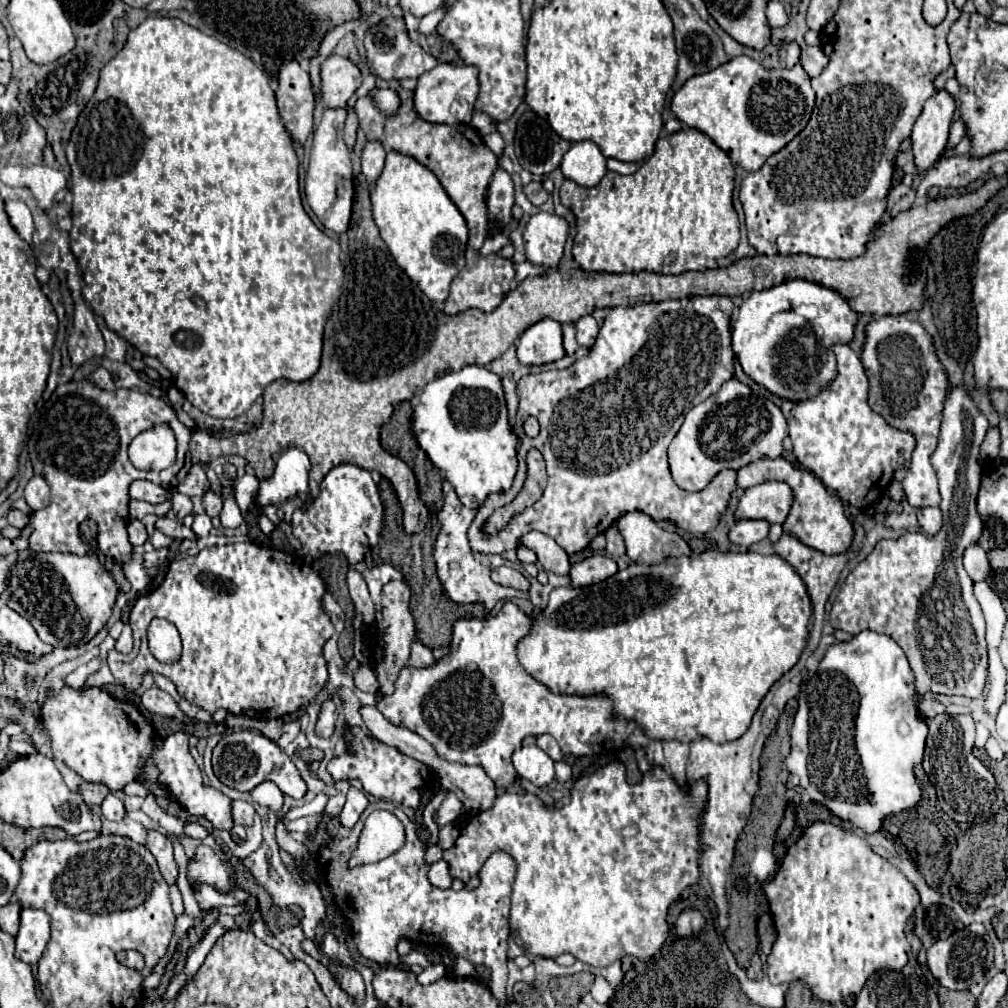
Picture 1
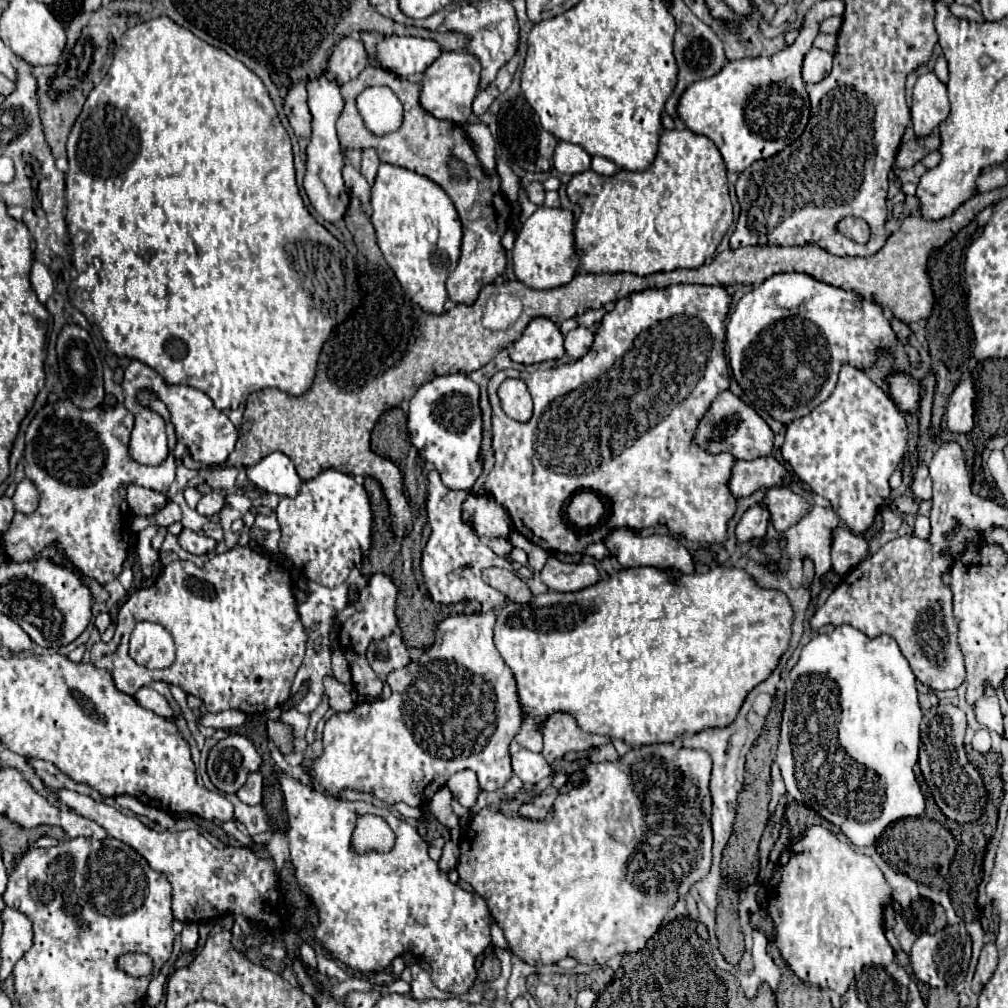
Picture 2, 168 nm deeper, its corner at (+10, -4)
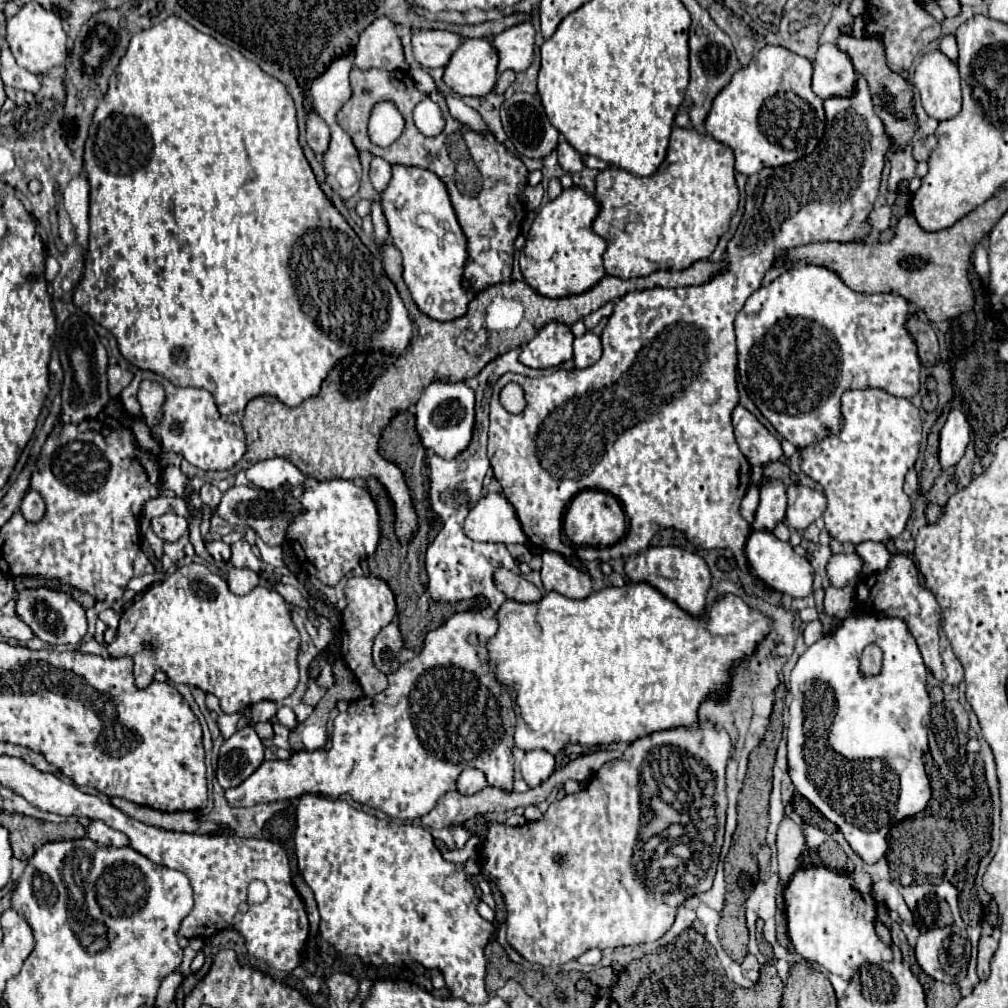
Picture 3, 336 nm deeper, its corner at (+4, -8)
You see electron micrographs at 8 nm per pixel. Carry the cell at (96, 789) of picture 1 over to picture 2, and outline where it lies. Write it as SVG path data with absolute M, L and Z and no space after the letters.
M28 758L28 764L34 768L34 774L50 788L68 788L68 790L74 790L74 792L80 792L80 794L88 794L92 798L98 798L102 800L102 796L92 790L90 786L86 784L78 784L74 782L72 778L68 778L64 772L60 772L52 762L46 762L46 760L38 760L38 758Z

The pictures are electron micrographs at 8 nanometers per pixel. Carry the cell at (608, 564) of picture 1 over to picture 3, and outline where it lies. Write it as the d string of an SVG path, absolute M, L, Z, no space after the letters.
M546 550L542 560L542 582L546 592L558 592L566 598L586 598L592 594L592 578L566 564L560 554Z

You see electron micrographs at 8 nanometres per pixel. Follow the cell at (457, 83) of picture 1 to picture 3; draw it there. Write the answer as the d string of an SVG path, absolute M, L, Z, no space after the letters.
M468 38L444 68L444 84L462 98L482 98L496 84L496 64L498 54L486 38Z

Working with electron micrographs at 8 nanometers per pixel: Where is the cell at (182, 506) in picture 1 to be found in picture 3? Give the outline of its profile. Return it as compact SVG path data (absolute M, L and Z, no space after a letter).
M162 514L158 518L152 518L150 524L156 536L166 542L176 542L188 530L186 518L180 518L178 514Z

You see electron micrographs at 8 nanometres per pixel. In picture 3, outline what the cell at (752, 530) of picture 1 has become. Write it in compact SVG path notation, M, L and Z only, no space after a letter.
M772 480L760 484L760 506L750 524L752 530L772 532L782 520L786 512L786 488L780 480Z

